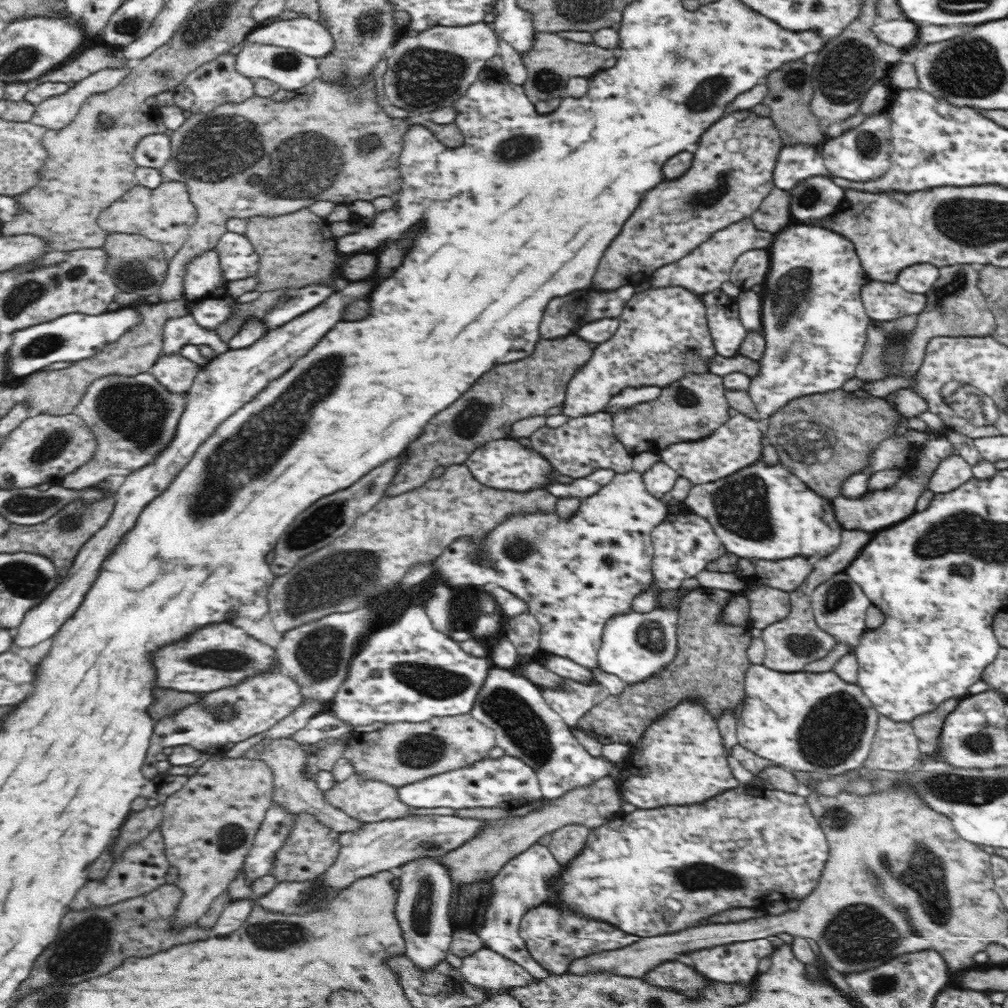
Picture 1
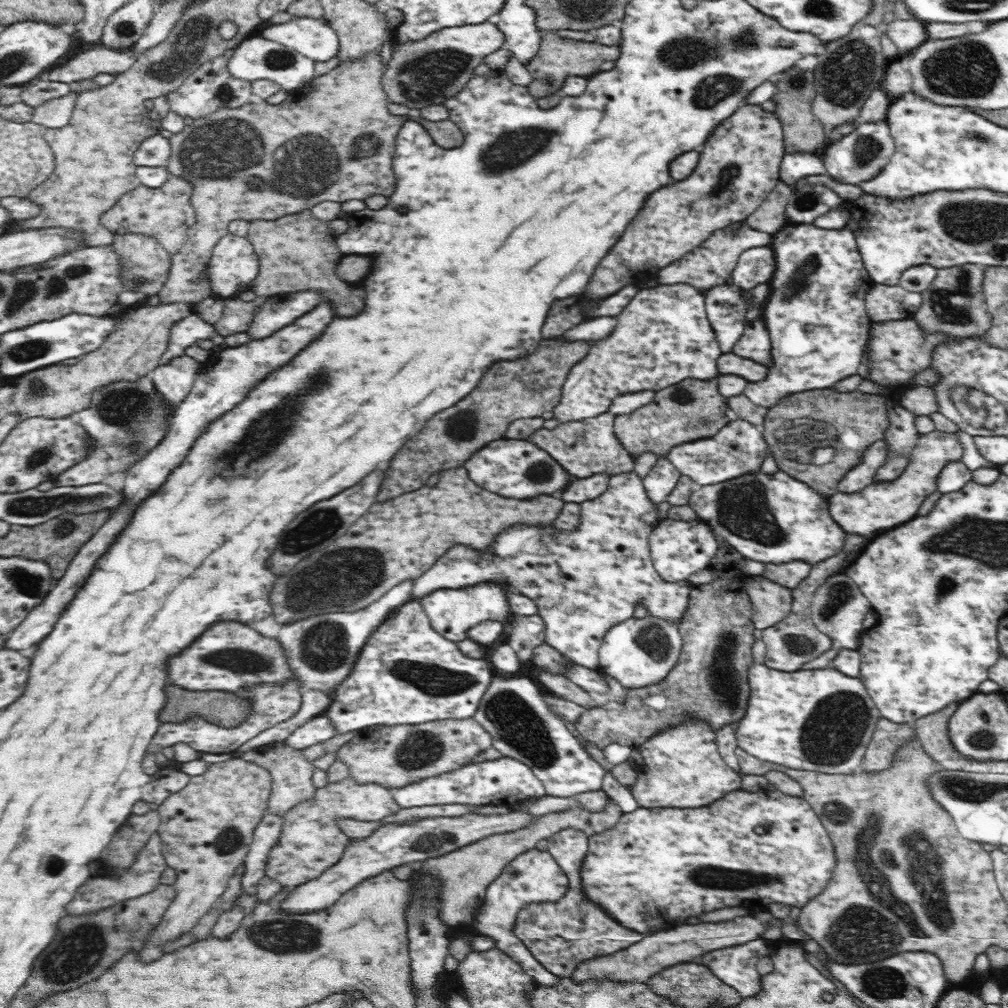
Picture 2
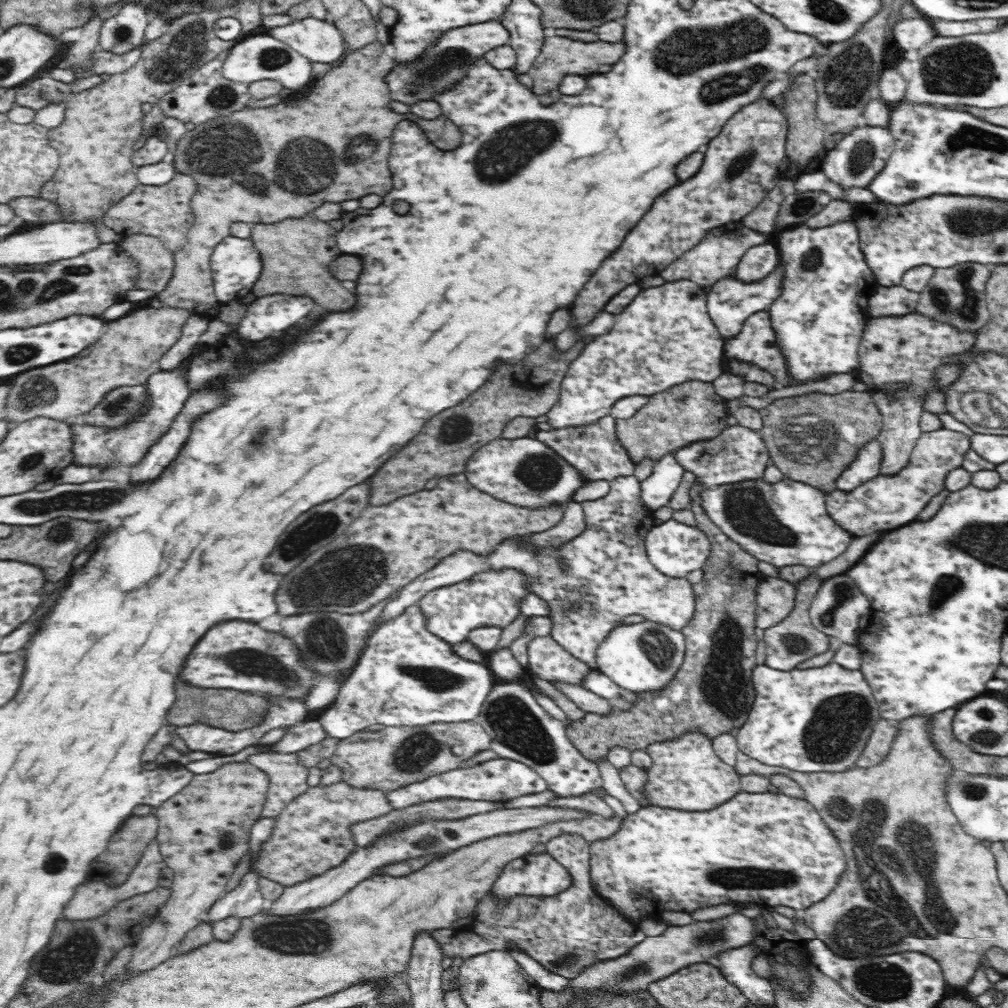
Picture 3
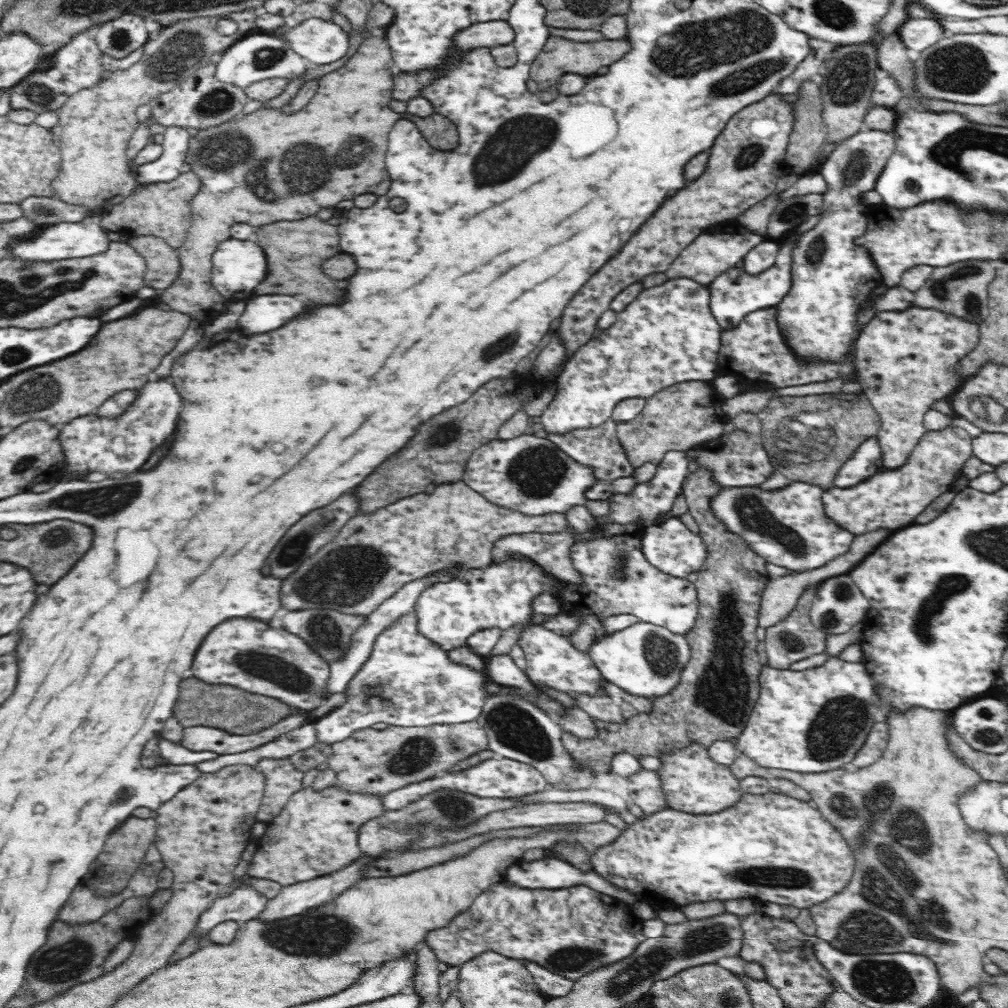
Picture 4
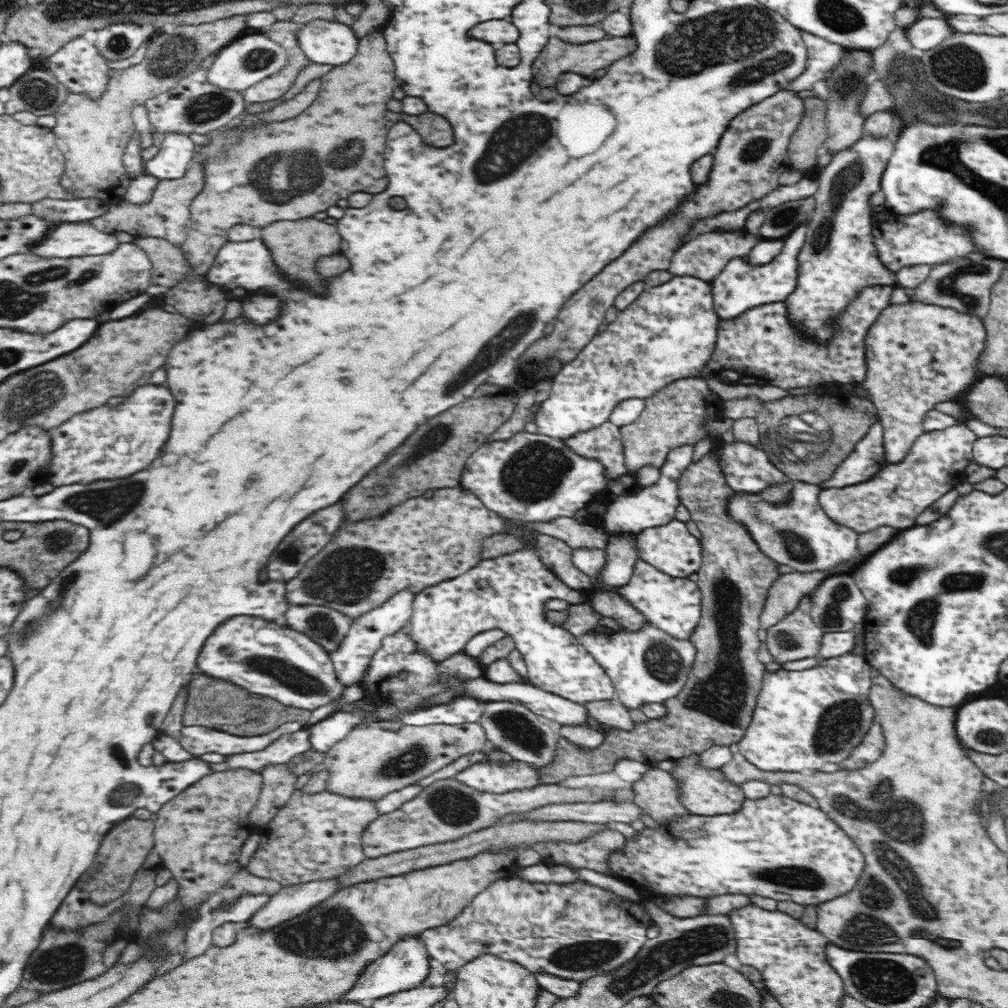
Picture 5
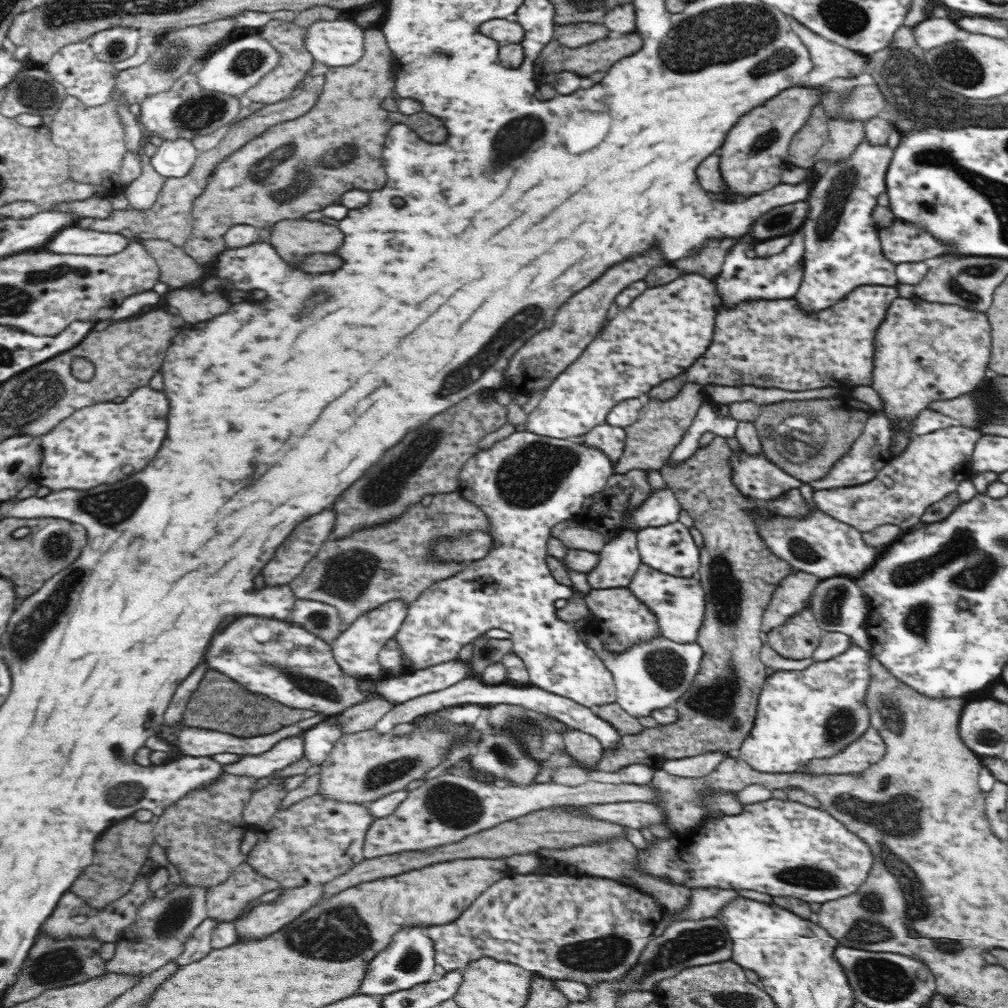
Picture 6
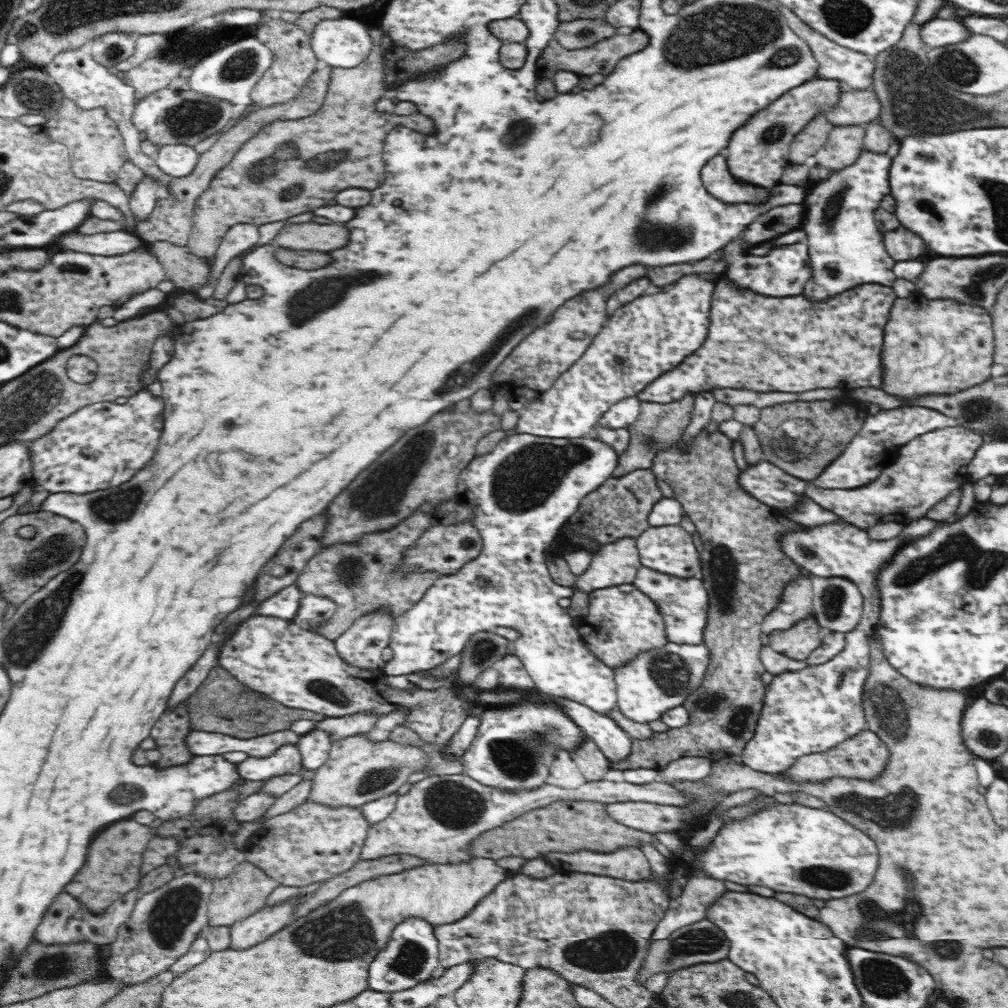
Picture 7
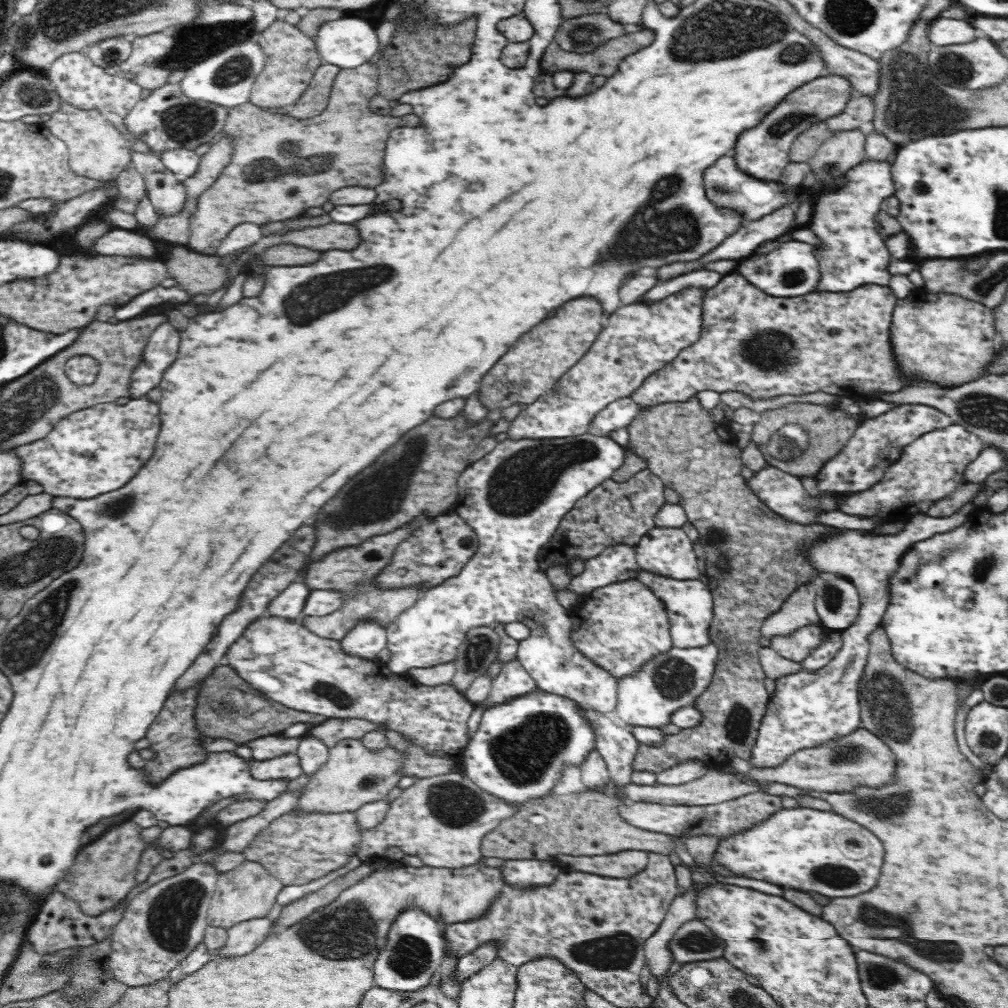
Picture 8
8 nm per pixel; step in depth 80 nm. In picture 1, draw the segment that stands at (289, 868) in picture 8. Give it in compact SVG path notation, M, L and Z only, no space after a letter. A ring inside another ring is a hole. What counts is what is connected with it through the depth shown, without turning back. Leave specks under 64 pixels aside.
M356 773L350 775L342 782L335 783L330 789L325 790L324 798L330 805L343 810L348 816L359 820L360 823L381 822L384 818L404 818L410 815L413 808L404 804L398 798L397 788L389 784L375 781L360 779ZM294 813L294 829L287 837L286 844L274 856L274 864L270 875L276 878L277 882L306 882L318 880L336 862L341 842L339 833L327 829L318 822L314 816L308 813Z

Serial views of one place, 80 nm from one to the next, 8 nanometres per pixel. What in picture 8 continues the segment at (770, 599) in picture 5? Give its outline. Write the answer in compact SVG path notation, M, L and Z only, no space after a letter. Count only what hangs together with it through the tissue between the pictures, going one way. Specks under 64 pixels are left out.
M813 584L800 586L785 601L776 614L768 616L761 626L761 636L772 640L776 635L789 635L804 625L821 626L815 606L816 590Z

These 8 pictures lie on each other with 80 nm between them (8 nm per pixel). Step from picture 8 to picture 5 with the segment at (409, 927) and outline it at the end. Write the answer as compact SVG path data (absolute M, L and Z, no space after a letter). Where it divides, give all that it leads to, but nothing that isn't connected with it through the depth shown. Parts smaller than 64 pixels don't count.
M419 936L404 937L398 944L391 946L390 952L368 963L354 988L338 1000L344 1002L346 1000L348 1002L354 1002L354 1000L356 1002L373 1002L375 999L419 987L430 974L430 959L431 956Z

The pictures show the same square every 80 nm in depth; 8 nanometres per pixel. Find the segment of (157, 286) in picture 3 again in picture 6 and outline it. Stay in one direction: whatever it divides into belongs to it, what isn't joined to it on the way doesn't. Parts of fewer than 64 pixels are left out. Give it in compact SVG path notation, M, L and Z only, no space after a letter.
M139 240L144 248L156 259L160 267L160 280L171 288L179 289L188 283L203 280L209 273L209 267L197 264L186 254L183 247L167 240Z

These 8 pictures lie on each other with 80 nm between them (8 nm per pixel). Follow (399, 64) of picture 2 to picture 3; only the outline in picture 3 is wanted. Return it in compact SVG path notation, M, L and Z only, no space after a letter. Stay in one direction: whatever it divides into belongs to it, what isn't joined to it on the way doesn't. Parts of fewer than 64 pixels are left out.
M500 20L461 26L441 35L432 47L428 47L419 59L397 64L386 76L391 101L415 105L419 101L433 101L440 93L454 89L469 68L490 50L510 44L510 31Z

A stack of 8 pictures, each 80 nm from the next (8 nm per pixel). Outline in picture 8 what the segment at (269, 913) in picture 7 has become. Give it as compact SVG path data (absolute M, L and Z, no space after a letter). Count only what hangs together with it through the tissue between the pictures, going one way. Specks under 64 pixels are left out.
M253 918L245 920L227 929L227 941L222 948L212 952L212 957L218 954L248 954L256 946L264 942L264 938L272 932L273 922L268 918Z

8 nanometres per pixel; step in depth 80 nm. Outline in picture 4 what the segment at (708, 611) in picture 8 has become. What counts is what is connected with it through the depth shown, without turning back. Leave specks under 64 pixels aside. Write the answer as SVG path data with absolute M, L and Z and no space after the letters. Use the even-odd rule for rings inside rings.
M587 500L585 506L597 519L596 538L592 538L592 542L577 542L571 548L572 563L574 569L581 576L580 583L557 583L555 596L564 605L564 613L576 614L581 616L580 626L576 626L576 630L572 630L572 634L568 635L568 641L575 646L577 650L588 653L588 646L592 642L597 642L599 638L604 636L604 628L602 628L602 618L619 614L631 614L638 617L642 622L648 622L652 625L663 626L671 630L674 634L684 635L696 624L699 614L699 604L697 601L696 586L684 578L675 578L658 571L655 566L647 562L643 556L642 536L644 530L648 526L640 525L640 523L628 523L620 525L616 522L601 522L601 519L608 515L609 500ZM622 555L622 559L626 561L626 578L619 580L615 573L617 572L617 557Z

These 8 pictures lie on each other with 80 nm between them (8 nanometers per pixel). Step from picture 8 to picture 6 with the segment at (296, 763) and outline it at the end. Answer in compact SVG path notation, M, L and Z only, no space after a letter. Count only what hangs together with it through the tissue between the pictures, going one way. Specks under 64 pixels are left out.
M302 735L285 738L276 746L259 755L241 755L234 764L227 764L223 769L228 774L248 775L248 777L264 778L276 770L282 770L304 755Z

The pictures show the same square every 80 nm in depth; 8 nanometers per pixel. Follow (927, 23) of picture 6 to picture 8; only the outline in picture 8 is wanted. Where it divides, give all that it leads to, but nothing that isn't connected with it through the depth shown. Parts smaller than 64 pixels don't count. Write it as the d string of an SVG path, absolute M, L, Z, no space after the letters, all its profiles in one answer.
M940 16L932 20L928 29L928 38L933 42L934 47L948 46L960 42L972 42L972 38L976 38L976 30L964 20Z

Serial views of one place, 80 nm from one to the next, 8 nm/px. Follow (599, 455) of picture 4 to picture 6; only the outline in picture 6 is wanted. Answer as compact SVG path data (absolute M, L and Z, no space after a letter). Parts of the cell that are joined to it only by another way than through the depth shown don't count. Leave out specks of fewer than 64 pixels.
M604 423L595 426L590 432L578 439L607 454L607 458L614 465L622 458L625 447L625 430L623 428Z

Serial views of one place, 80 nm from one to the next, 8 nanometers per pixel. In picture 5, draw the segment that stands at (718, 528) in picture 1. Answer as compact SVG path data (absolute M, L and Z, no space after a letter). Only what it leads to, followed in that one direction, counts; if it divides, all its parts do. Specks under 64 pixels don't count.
M794 481L793 485L792 500L786 506L770 506L768 502L760 500L760 496L756 496L756 494L736 492L730 496L726 512L732 514L733 520L736 520L738 524L744 526L761 553L779 565L788 565L797 572L820 572L827 574L827 577L838 575L836 570L840 568L840 565L846 565L849 568L849 573L855 571L869 557L858 556L860 534L826 516L819 503L821 491L819 485L802 481Z

